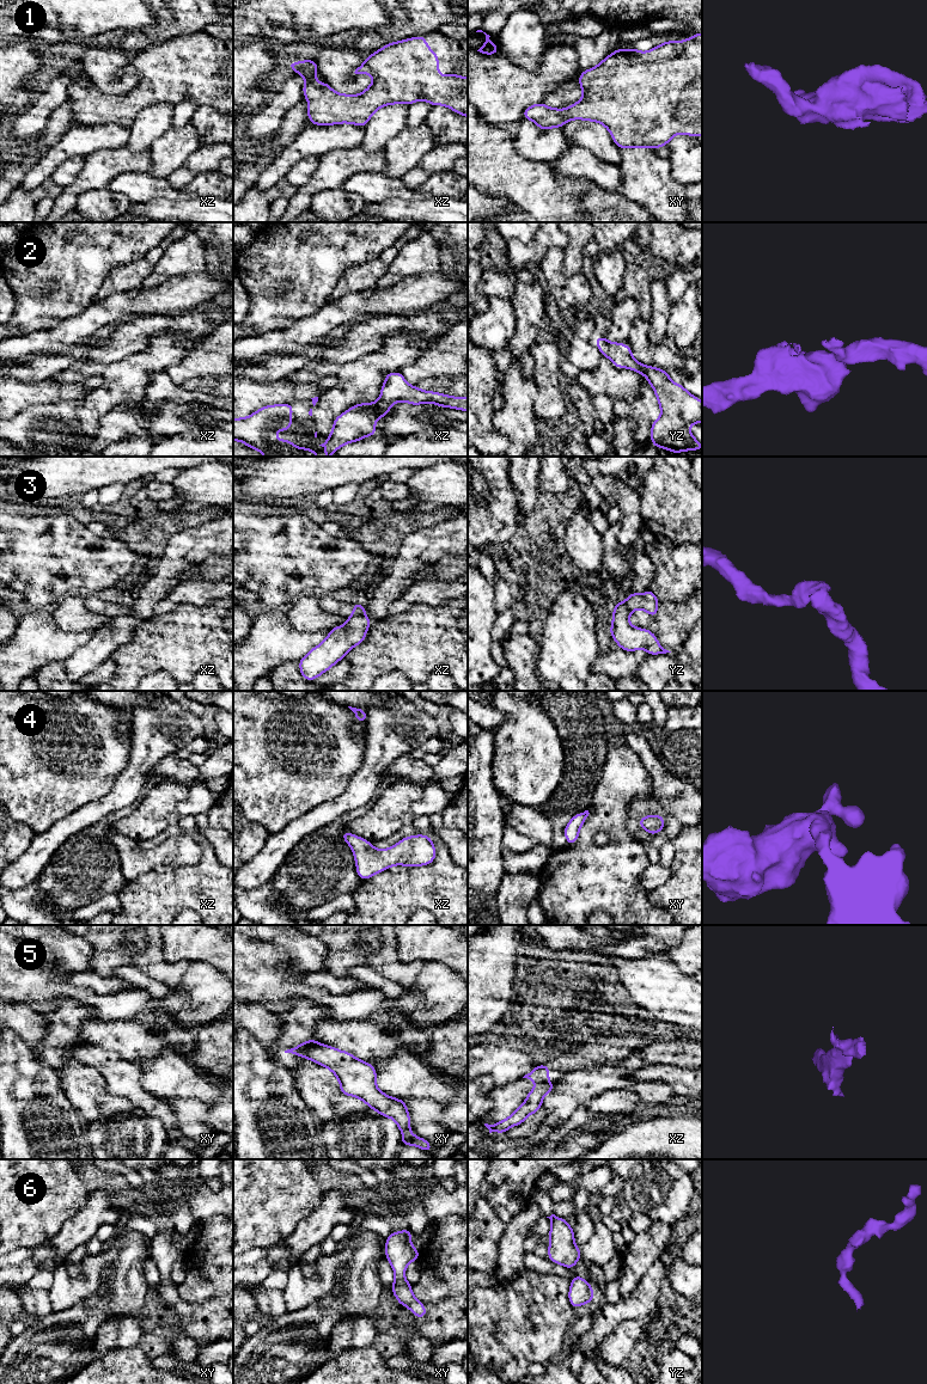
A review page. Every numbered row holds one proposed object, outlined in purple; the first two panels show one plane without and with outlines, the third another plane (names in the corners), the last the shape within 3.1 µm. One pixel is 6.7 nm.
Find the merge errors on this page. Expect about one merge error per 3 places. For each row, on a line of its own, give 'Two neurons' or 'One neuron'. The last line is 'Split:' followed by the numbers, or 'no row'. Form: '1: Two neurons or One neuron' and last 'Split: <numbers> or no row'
1: One neuron
2: Two neurons
3: Two neurons
4: One neuron
5: Two neurons
6: One neuron
Split: 2, 3, 5

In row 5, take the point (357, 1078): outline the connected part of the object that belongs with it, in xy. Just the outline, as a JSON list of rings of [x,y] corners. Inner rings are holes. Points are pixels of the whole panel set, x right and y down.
[[[311,1040],[303,1045],[301,1057],[329,1068],[340,1082],[341,1094],[360,1098],[382,1116],[395,1120],[404,1134],[402,1146],[413,1145],[432,1152],[428,1140],[410,1132],[410,1116],[404,1100],[388,1096],[378,1089],[377,1072],[372,1064],[356,1059],[349,1052]]]

